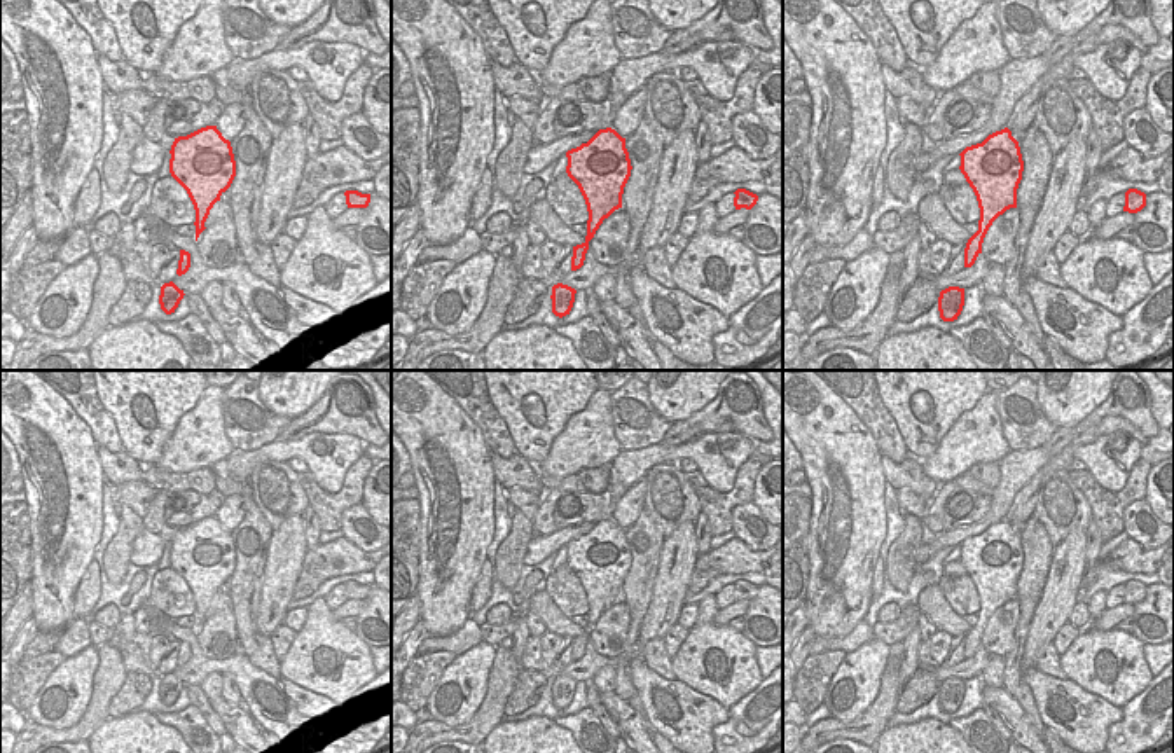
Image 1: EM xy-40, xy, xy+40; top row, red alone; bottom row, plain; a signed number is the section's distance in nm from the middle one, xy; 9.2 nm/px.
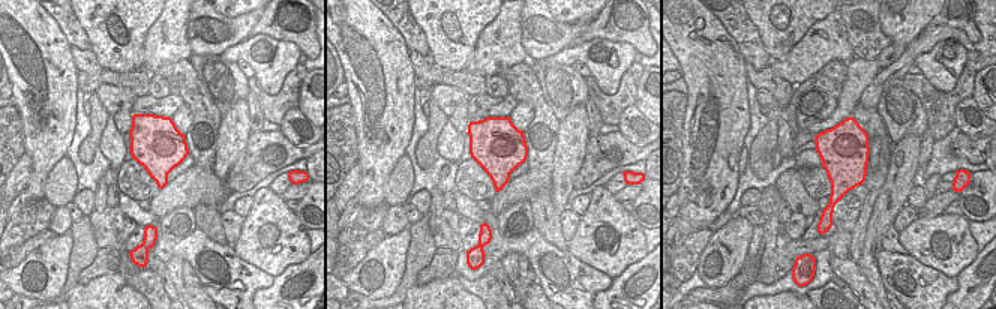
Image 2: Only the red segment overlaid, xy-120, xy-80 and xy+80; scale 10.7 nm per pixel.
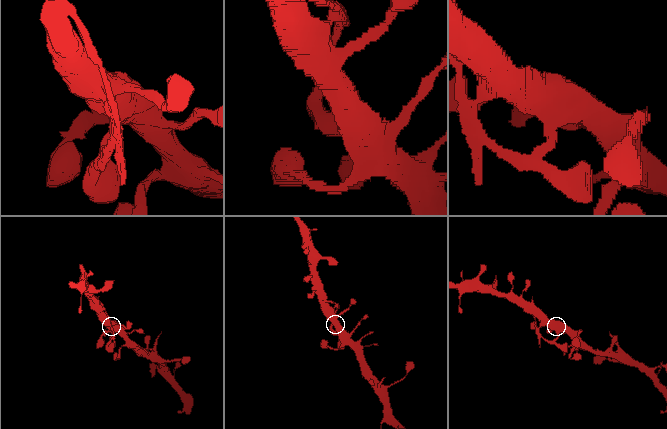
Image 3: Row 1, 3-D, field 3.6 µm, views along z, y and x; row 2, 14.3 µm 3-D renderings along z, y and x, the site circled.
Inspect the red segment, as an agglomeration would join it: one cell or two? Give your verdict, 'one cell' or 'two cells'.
two cells

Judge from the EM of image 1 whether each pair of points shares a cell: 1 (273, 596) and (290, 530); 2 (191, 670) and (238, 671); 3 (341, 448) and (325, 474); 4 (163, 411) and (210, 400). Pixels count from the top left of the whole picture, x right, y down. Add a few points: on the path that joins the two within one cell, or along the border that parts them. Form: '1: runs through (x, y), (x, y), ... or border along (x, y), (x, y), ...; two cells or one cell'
1: runs through (280, 580), (287, 545); one cell
2: runs through (203, 666), (226, 668); one cell
3: runs through (334, 455), (327, 467); one cell
4: border along (205, 388), (198, 402), (179, 420), (170, 437); two cells

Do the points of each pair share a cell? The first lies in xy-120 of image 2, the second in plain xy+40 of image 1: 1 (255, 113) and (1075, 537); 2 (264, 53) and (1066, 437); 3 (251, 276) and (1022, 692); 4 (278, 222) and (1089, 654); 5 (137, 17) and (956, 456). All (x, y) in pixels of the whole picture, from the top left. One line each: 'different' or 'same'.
1: different
2: different
3: different
4: same
5: different

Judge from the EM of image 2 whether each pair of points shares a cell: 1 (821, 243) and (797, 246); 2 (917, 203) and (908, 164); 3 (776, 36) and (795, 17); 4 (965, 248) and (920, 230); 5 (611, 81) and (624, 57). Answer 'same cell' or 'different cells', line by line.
1: same cell
2: different cells
3: same cell
4: same cell
5: same cell

